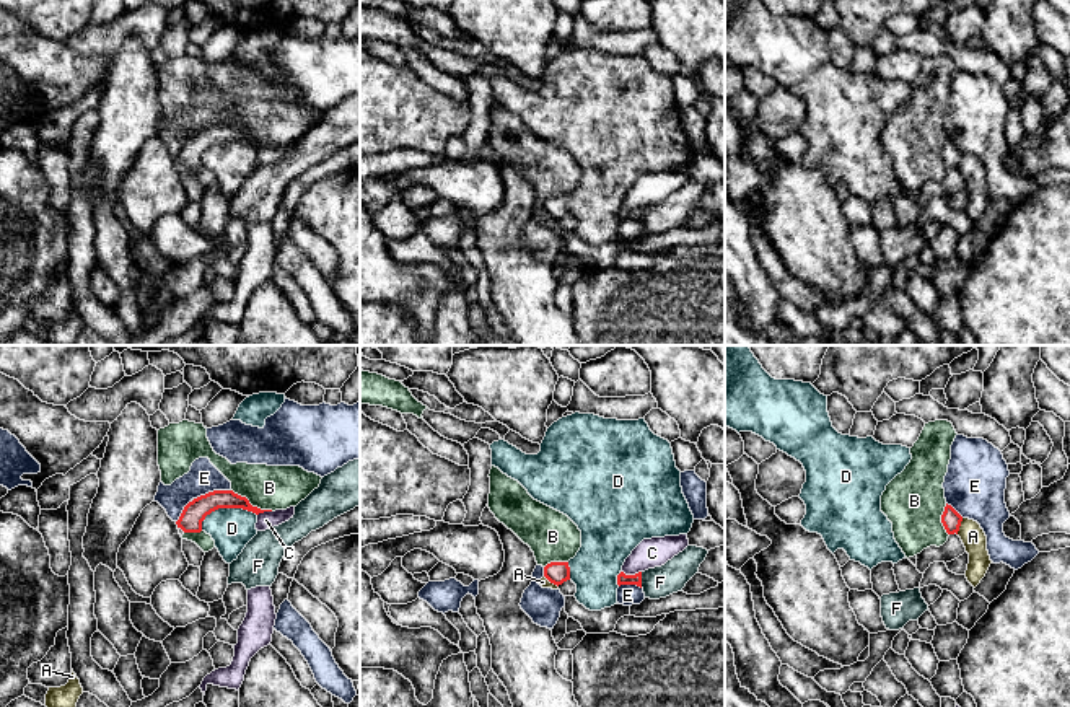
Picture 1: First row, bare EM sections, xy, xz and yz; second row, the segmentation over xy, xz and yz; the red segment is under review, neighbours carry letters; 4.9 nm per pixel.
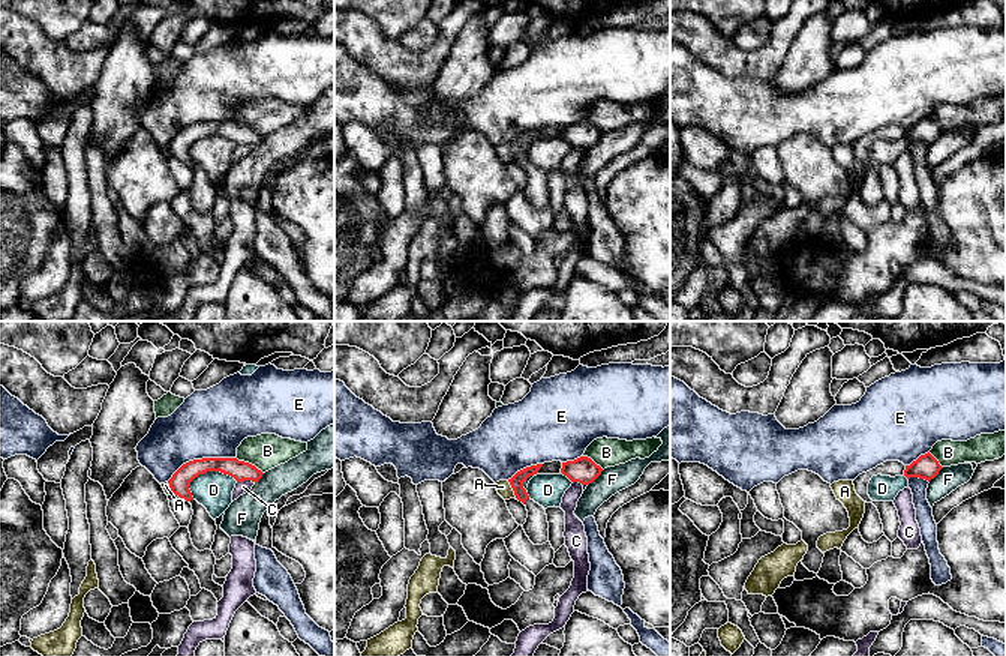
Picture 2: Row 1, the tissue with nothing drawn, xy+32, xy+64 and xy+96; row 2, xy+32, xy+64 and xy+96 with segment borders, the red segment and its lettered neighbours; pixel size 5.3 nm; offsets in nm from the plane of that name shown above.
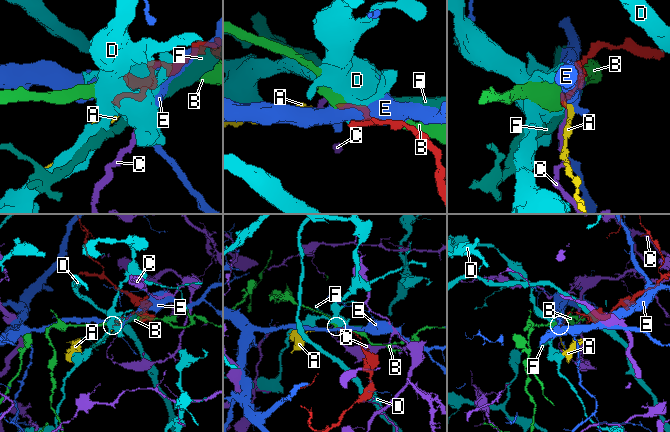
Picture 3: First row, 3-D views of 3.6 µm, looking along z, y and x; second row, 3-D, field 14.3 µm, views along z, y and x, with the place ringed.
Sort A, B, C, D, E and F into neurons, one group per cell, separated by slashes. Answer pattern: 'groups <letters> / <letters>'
groups A / B / C / D / E / F

